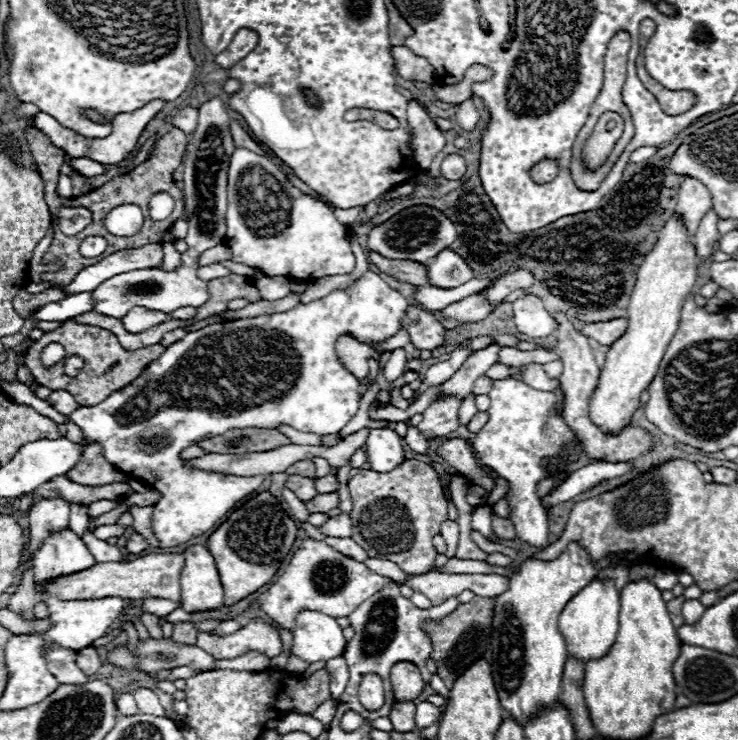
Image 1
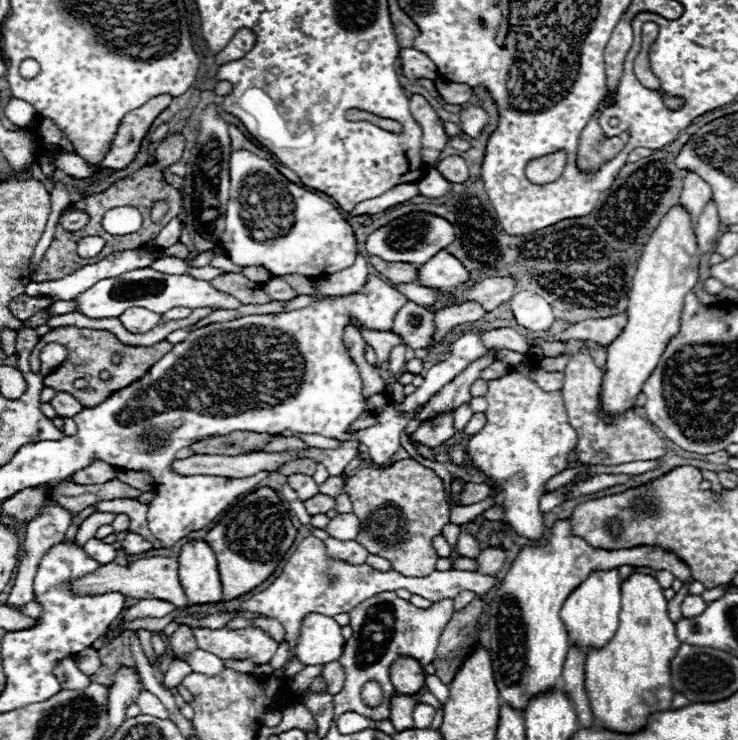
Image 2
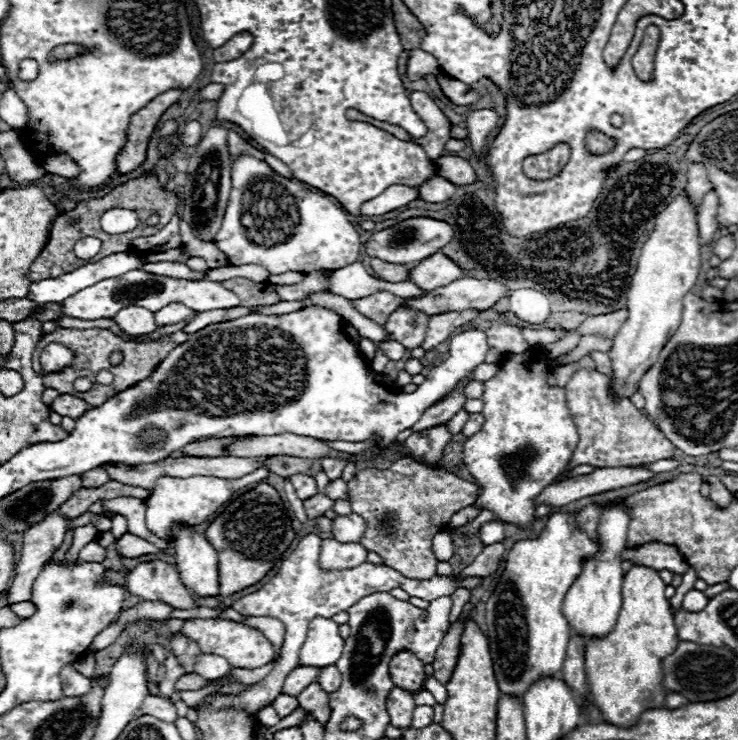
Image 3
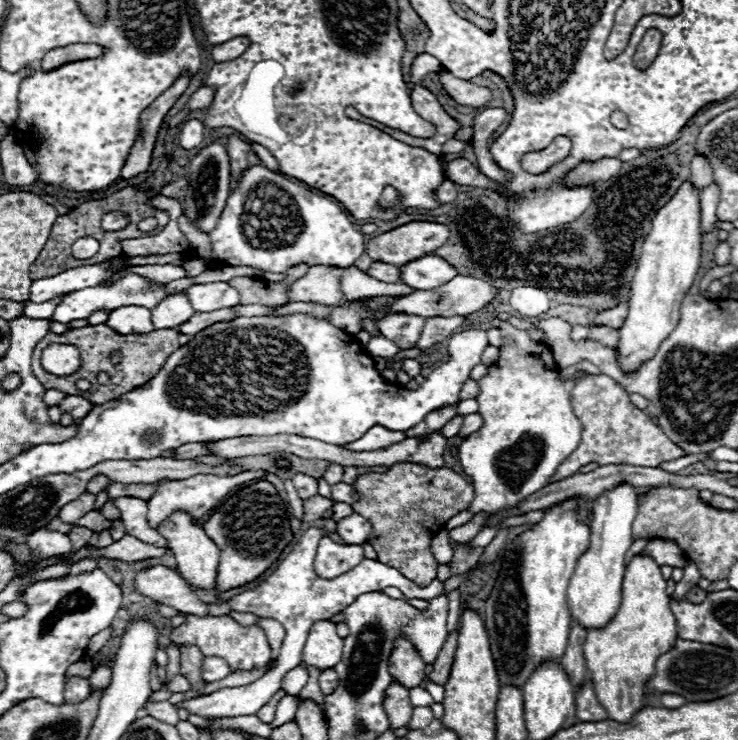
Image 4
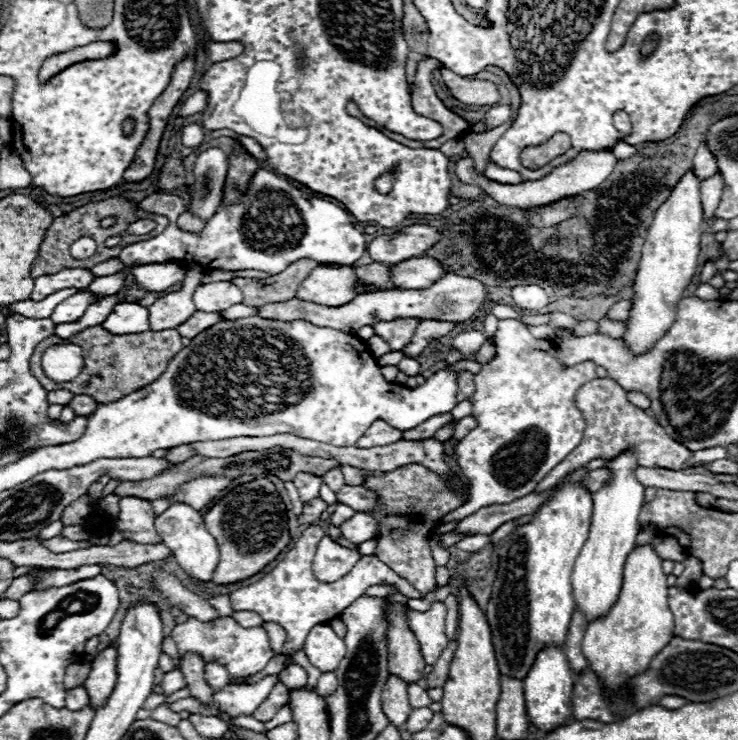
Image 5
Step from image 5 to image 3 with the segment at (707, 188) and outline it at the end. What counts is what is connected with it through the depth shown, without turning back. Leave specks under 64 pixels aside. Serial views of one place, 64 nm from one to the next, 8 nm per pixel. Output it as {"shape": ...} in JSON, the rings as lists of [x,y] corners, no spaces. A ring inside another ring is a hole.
{"shape":[[[710,190],[704,196],[704,202],[698,208],[698,232],[700,232],[700,240],[702,244],[712,242],[714,234],[718,232],[720,224],[716,220],[716,208],[718,208],[718,196],[714,190]]]}

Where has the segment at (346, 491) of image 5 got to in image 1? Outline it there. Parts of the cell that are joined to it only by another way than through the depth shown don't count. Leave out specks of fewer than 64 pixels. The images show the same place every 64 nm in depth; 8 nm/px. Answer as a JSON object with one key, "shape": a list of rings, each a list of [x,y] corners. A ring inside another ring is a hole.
{"shape":[[[328,474],[328,476],[320,478],[320,480],[314,480],[314,484],[316,484],[316,490],[320,494],[328,494],[328,492],[336,492],[338,490],[338,478],[332,476],[332,474]]]}

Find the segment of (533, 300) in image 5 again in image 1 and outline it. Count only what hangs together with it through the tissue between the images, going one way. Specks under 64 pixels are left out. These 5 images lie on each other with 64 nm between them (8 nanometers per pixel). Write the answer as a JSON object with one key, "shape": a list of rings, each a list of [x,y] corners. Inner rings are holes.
{"shape":[[[524,294],[516,302],[512,302],[512,306],[514,306],[514,322],[518,332],[524,332],[534,338],[542,338],[548,336],[552,330],[556,330],[556,320],[546,310],[540,298],[532,294]]]}

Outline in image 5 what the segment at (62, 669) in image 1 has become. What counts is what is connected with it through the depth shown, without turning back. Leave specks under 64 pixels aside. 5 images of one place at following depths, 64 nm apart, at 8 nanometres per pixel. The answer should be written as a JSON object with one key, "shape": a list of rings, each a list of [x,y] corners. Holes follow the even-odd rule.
{"shape":[[[82,686],[68,692],[68,696],[66,696],[66,708],[70,708],[70,710],[82,710],[86,704],[88,704],[88,694],[84,692]]]}

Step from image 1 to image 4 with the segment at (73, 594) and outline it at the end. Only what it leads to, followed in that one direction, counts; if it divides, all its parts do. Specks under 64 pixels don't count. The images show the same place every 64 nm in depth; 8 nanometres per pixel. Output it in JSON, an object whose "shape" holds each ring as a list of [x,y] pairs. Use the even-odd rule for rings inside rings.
{"shape":[[[152,566],[142,570],[136,576],[136,590],[160,604],[176,608],[178,612],[208,616],[208,604],[196,596],[196,592],[182,580],[176,570],[166,566]]]}

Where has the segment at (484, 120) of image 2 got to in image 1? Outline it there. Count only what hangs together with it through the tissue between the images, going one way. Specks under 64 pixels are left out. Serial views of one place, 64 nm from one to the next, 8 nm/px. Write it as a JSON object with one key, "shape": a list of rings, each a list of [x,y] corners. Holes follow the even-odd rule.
{"shape":[[[466,100],[466,102],[458,104],[458,108],[456,108],[456,120],[458,120],[458,126],[464,128],[464,130],[468,130],[468,132],[472,132],[478,126],[480,114],[478,114],[478,108],[474,106],[472,100]]]}

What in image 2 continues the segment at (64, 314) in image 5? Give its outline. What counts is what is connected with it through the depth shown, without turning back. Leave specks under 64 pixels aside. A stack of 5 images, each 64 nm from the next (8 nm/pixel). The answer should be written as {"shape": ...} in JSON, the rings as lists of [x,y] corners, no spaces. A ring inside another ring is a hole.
{"shape":[[[138,268],[136,272],[126,272],[112,280],[100,280],[80,296],[76,296],[76,312],[88,318],[118,318],[120,312],[132,306],[142,306],[152,312],[164,314],[174,306],[186,308],[240,308],[240,300],[216,290],[206,280],[194,280],[192,276],[164,276],[150,268]]]}

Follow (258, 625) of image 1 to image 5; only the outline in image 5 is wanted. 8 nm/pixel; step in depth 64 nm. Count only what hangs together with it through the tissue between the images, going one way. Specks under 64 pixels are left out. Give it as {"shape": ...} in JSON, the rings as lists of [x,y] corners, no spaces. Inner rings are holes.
{"shape":[[[230,616],[214,620],[212,624],[204,624],[200,620],[196,620],[196,618],[190,618],[188,622],[178,624],[172,630],[172,638],[178,644],[178,652],[180,652],[182,658],[188,652],[194,652],[204,660],[204,664],[218,662],[224,668],[228,668],[230,680],[240,680],[240,678],[252,676],[252,674],[260,672],[274,658],[274,650],[270,646],[268,634],[266,634],[266,630],[262,626],[242,628]]]}

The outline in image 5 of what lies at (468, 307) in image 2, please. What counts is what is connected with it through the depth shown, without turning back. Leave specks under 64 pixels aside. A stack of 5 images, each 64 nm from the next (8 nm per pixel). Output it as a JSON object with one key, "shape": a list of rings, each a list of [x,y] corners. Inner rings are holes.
{"shape":[[[420,320],[412,340],[402,348],[402,352],[410,358],[416,358],[420,356],[420,352],[428,346],[430,340],[434,338],[440,338],[440,336],[446,336],[456,324],[440,324],[436,320]]]}

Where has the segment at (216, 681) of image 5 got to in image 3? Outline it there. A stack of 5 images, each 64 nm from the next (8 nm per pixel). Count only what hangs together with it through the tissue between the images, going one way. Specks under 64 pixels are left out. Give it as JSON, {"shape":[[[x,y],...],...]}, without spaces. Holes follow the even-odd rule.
{"shape":[[[200,654],[200,660],[196,660],[196,672],[206,680],[218,680],[220,676],[226,676],[230,670],[232,666],[222,656]]]}

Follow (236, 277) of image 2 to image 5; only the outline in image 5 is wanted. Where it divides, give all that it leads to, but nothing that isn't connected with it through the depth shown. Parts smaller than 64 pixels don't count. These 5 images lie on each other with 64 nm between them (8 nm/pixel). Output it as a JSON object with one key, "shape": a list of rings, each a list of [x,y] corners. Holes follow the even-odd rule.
{"shape":[[[298,260],[296,264],[290,264],[288,270],[274,274],[270,278],[262,278],[262,280],[234,278],[232,282],[242,290],[242,294],[244,294],[242,304],[246,304],[246,306],[284,302],[284,300],[290,300],[296,296],[296,290],[300,288],[300,284],[308,276],[308,272],[312,272],[316,266],[322,266],[322,264],[316,264],[312,260]]]}

